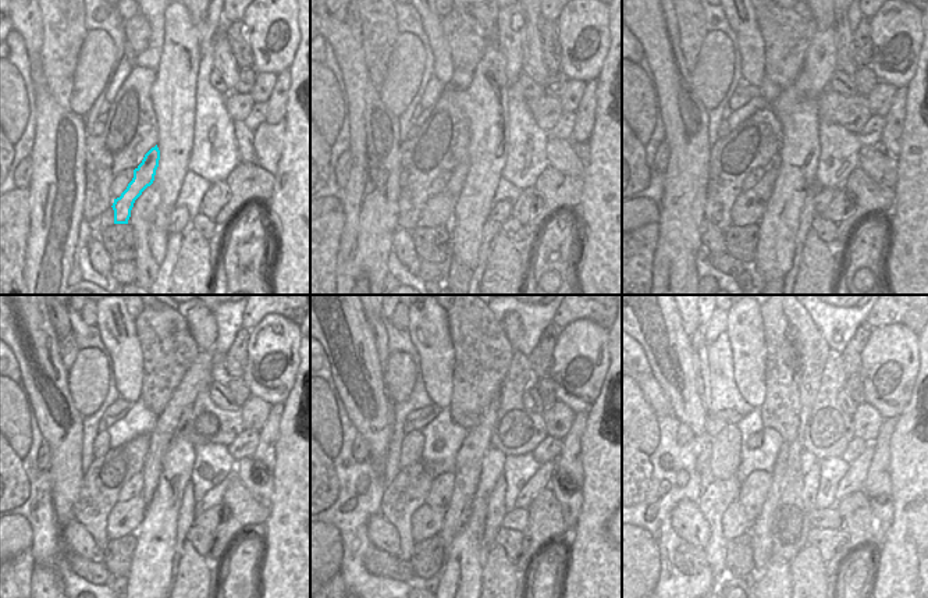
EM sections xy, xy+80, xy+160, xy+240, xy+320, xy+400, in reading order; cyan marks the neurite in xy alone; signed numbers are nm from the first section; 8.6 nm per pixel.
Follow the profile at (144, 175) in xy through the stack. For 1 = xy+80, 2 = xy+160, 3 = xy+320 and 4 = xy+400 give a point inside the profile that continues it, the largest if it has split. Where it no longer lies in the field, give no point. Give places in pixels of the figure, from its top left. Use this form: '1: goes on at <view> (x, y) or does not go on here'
1: goes on at xy+80 (438, 210)
2: goes on at xy+160 (749, 207)
3: goes on at xy+320 (427, 520)
4: goes on at xy+400 (735, 522)

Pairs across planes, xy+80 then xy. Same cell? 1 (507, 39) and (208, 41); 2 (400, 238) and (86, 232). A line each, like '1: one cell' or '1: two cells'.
1: one cell
2: two cells

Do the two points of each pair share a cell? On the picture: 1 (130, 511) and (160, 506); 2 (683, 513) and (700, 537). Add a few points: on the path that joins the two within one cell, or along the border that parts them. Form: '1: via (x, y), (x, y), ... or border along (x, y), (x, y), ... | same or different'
1: border along (148, 504), (142, 523), (135, 533) | different
2: via (690, 520), (700, 530) | same

